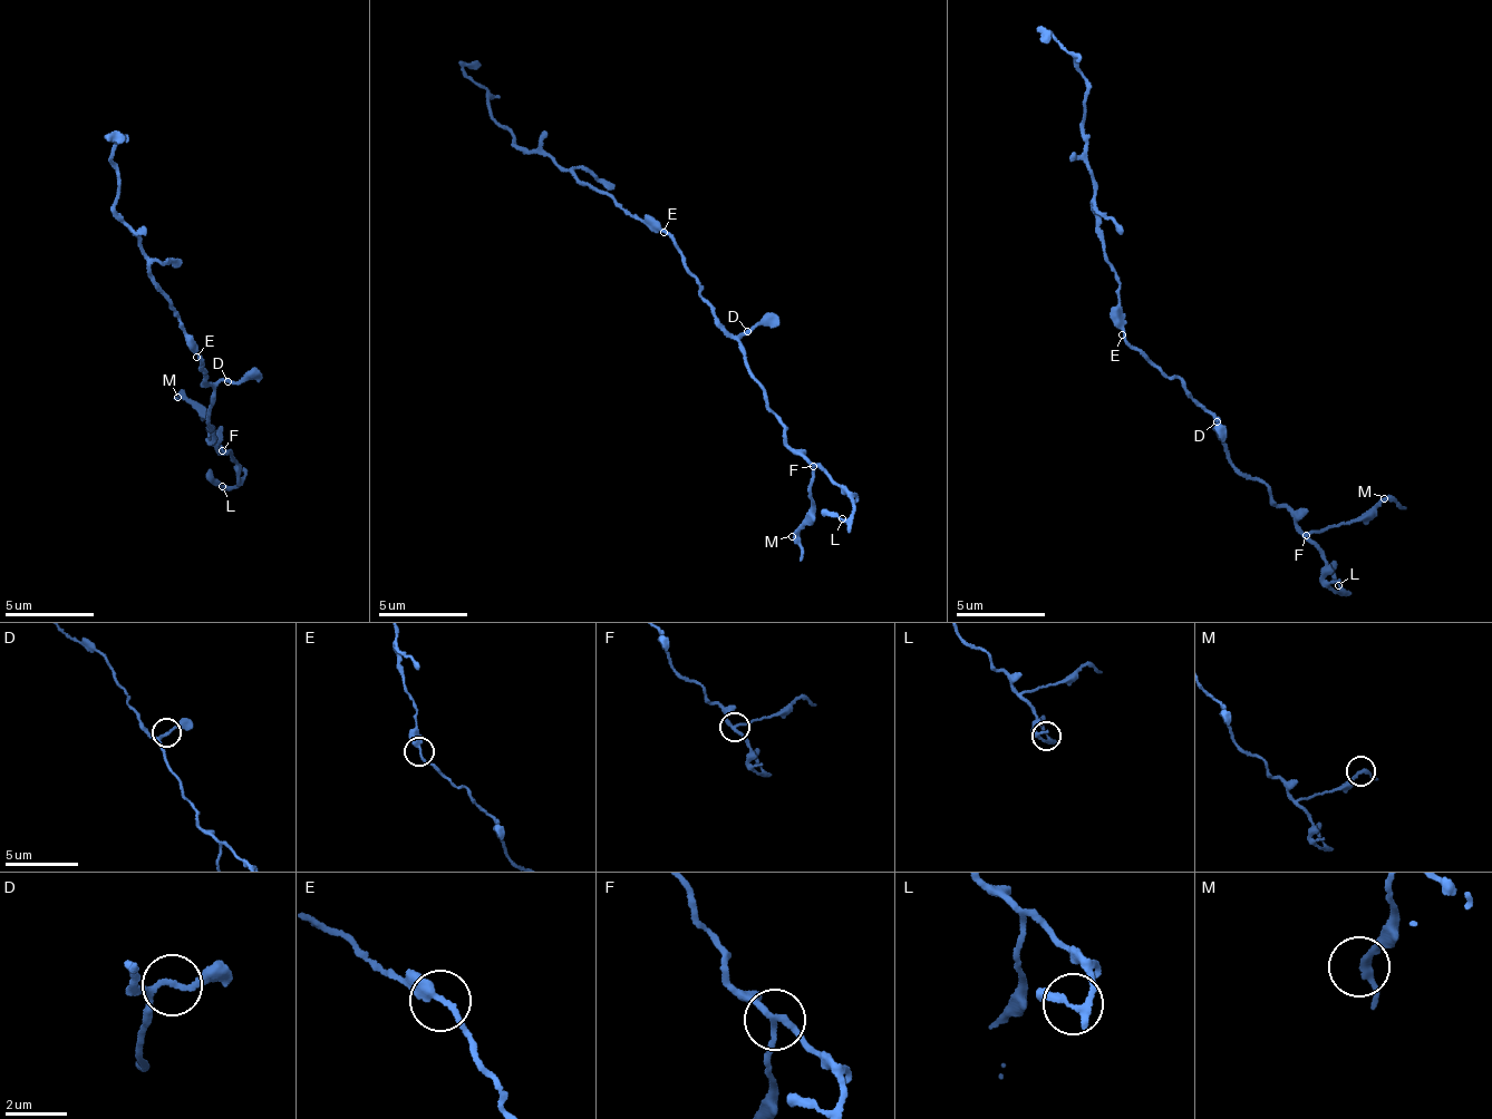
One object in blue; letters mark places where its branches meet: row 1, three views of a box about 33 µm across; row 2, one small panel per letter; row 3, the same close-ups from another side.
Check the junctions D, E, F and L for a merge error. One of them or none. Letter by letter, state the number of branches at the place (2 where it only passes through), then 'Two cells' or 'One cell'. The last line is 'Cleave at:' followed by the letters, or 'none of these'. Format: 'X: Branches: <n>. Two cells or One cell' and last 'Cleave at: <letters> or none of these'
D: Branches: 3. One cell
E: Branches: 2. One cell
F: Branches: 3. Two cells
L: Branches: 2. One cell
Cleave at: F

